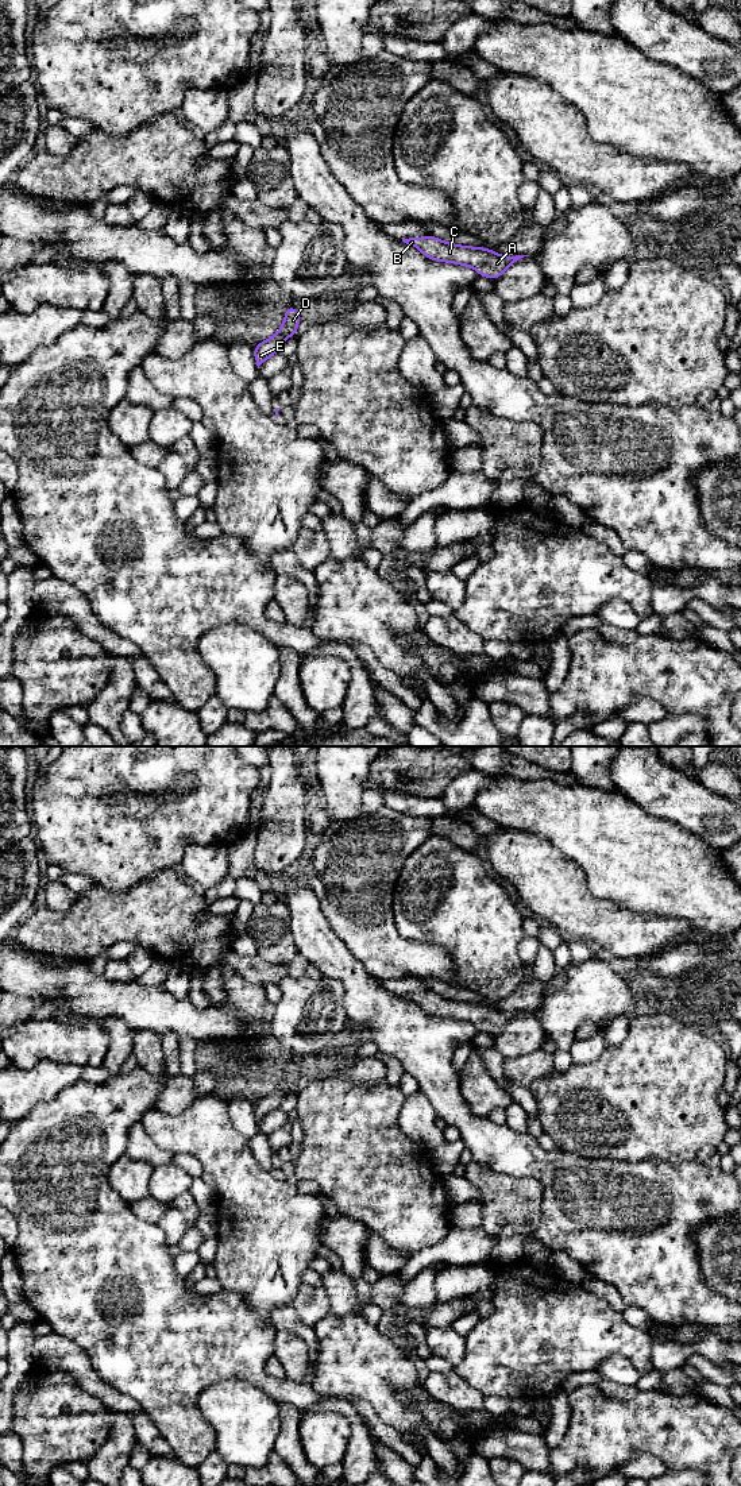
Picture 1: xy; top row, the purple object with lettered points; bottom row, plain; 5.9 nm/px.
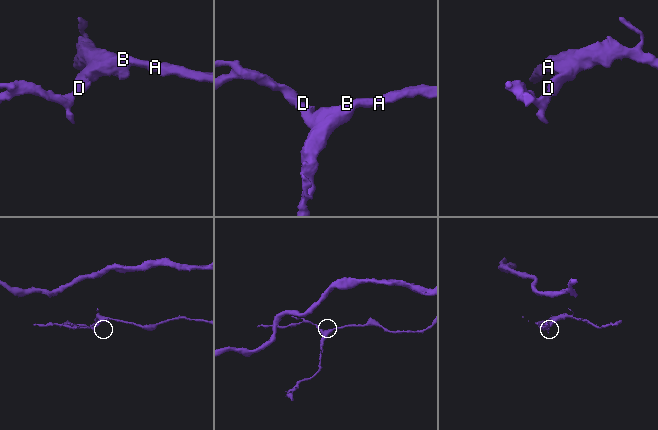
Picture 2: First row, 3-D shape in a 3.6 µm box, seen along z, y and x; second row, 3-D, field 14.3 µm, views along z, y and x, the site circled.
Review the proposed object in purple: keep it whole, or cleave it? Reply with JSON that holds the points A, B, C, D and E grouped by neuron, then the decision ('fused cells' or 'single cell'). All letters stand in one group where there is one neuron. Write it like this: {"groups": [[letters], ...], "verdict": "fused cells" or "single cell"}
{"groups": [["A", "B", "C", "D", "E"]], "verdict": "single cell"}

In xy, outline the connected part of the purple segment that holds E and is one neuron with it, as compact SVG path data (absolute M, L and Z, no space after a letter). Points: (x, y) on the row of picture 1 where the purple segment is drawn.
M290 305L285 312L285 320L279 331L274 336L259 343L254 348L254 358L255 358L258 368L271 355L279 351L281 344L285 339L297 336L296 329L298 328L298 324L300 324L298 310L293 305Z

